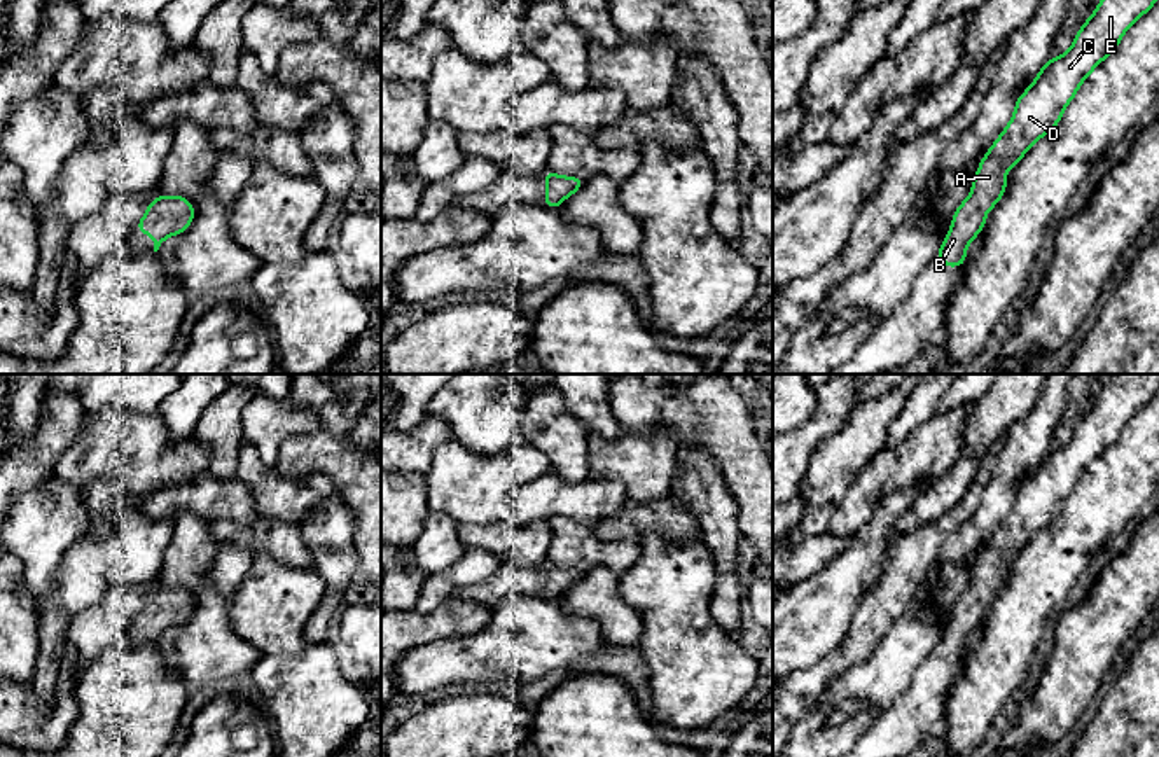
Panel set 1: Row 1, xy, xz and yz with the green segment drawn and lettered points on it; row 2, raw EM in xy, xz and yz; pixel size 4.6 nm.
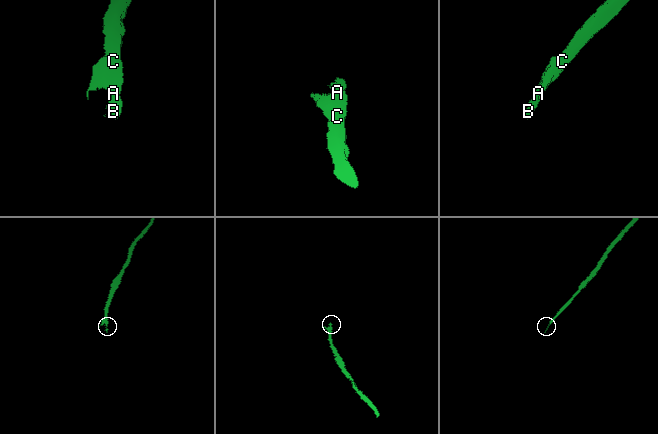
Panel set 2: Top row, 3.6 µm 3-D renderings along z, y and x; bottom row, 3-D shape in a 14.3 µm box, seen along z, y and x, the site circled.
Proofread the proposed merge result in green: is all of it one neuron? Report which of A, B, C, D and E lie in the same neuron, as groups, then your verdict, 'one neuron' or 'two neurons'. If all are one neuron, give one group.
A B C D E | one neuron

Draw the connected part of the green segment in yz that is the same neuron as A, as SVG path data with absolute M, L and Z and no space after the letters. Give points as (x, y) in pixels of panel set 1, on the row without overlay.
M1115 374L1080 418L1072 441L1049 451L1017 490L1007 519L981 551L972 584L956 600L953 617L935 650L963 657L967 636L981 626L986 605L1002 591L1005 565L1026 542L1052 523L1086 469L1119 437L1128 420L1159 390L1159 374Z

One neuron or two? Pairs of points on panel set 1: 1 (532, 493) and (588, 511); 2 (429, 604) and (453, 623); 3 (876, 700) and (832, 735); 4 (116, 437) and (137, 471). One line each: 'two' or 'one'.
1: one
2: two
3: one
4: one

